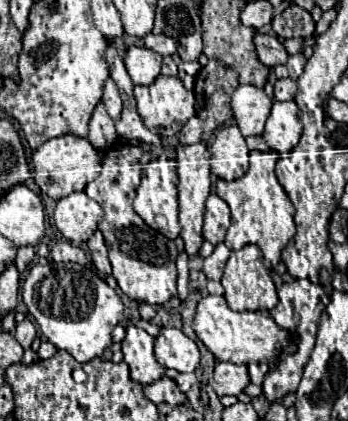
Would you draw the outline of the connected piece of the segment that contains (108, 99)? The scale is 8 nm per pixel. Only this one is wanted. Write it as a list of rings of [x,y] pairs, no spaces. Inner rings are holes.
[[[110,78],[104,86],[104,96],[102,96],[102,102],[106,104],[106,110],[108,110],[108,116],[112,120],[118,120],[120,118],[120,112],[122,112],[122,98],[120,98],[120,92],[114,84],[114,80]]]

